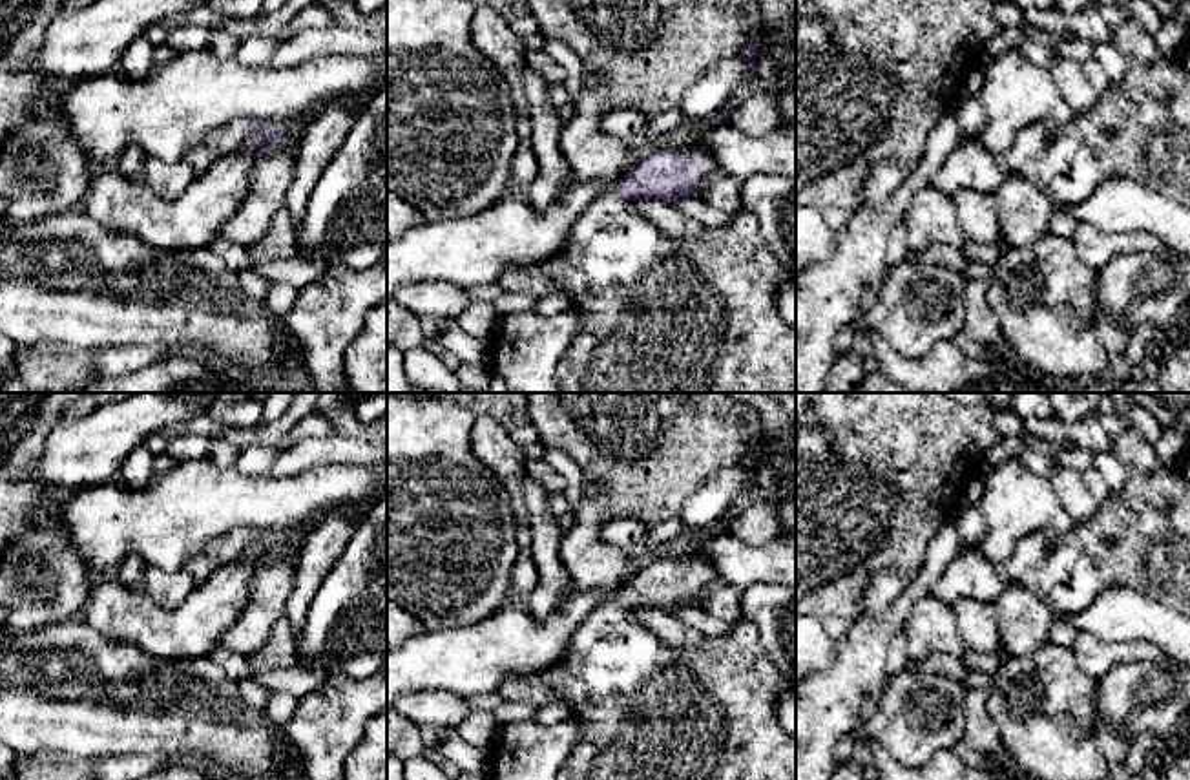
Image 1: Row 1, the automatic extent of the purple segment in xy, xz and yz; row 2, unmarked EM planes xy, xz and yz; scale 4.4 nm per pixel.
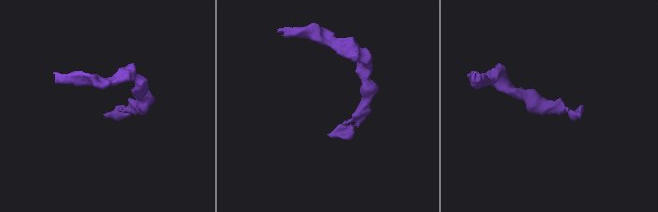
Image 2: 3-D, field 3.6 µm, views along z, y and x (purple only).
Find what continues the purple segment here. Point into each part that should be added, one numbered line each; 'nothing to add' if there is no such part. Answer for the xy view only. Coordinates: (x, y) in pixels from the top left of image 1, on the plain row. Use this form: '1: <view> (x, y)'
1: xy (223, 550)

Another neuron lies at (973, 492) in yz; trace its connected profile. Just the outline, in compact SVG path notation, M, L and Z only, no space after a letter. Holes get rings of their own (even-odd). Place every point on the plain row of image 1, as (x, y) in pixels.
M978 466L969 484L962 491L960 508L976 506L980 502L980 499L984 497L986 473L987 473L987 468Z

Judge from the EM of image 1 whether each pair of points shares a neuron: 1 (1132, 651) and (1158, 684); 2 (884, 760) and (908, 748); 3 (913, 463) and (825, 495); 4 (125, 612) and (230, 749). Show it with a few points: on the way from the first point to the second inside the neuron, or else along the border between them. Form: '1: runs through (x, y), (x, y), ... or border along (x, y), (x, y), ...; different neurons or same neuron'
1: border along (1170, 662), (1123, 662), (1101, 678); different neurons
2: border along (867, 738), (880, 744), (897, 760); different neurons
3: runs through (891, 463), (882, 463), (847, 494); same neuron
4: border along (119, 642), (134, 642), (161, 658), (203, 656); different neurons

